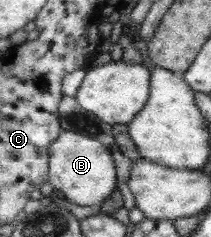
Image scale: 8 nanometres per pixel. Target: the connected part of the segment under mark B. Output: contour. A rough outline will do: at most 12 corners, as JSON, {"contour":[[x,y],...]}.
{"contour":[[62,131],[49,182],[76,205],[101,205],[117,173],[101,138]]}

